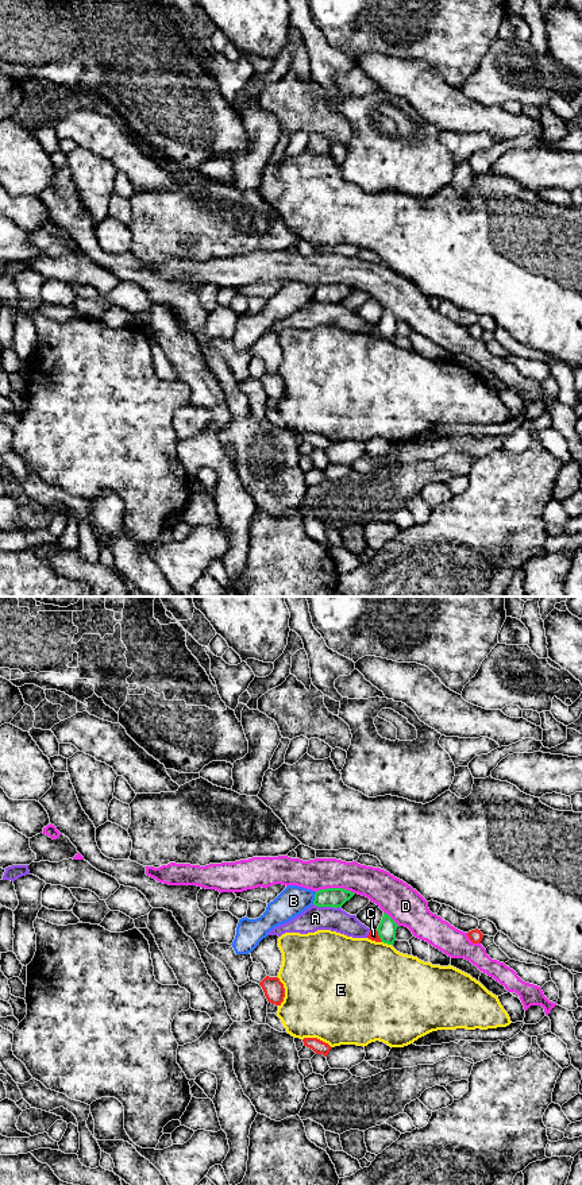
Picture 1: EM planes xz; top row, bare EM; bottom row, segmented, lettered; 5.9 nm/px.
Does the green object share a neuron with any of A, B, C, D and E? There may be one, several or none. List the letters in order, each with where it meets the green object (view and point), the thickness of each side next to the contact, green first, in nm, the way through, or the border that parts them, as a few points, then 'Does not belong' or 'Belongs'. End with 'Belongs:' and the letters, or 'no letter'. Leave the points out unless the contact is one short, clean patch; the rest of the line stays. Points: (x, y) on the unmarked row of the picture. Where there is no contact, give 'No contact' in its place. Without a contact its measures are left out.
A: Touches green at xz (327, 301). Thickness 120 nm (green) against 150 nm. Does not belong
B: Touches green at xz (315, 293). Thickness 120 nm (green) against 180 nm. Boundary: xz (316, 288), (312, 298). Does not belong
C: Touches green at xz (378, 329). Thickness 110 nm (green) against 60 nm. Boundary: xz (376, 325), (382, 336). Does not belong
D: Touches green at xz (335, 284). Thickness 120 nm (green) against 190 nm. Does not belong
E: Touches green at xz (386, 338). Thickness 110 nm (green) against 480 nm. Does not belong
Belongs: no letter

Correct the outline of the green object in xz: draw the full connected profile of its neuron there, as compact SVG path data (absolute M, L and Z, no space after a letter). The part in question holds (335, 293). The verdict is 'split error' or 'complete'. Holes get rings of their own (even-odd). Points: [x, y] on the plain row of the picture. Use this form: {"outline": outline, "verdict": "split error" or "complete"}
{"outline": "M327 283L315 289L313 300L317 302L342 302L355 289L343 283Z", "verdict": "complete"}

